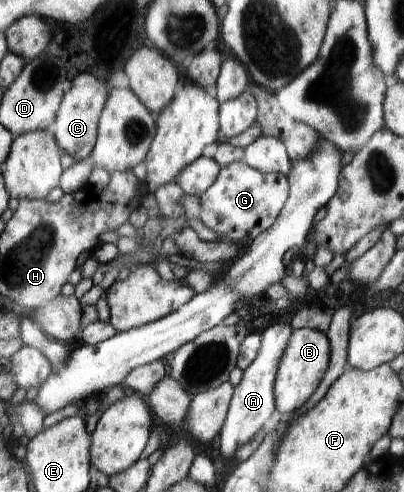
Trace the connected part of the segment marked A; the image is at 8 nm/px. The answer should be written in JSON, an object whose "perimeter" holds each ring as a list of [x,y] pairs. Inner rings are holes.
{"perimeter":[[[274,323],[260,335],[260,351],[257,358],[243,371],[241,380],[234,387],[223,426],[219,431],[220,455],[222,455],[220,459],[222,461],[234,459],[234,453],[238,447],[250,441],[252,437],[258,438],[266,433],[263,429],[264,424],[268,423],[270,415],[277,408],[276,392],[274,391],[277,371],[292,335],[293,329],[289,323]]]}

